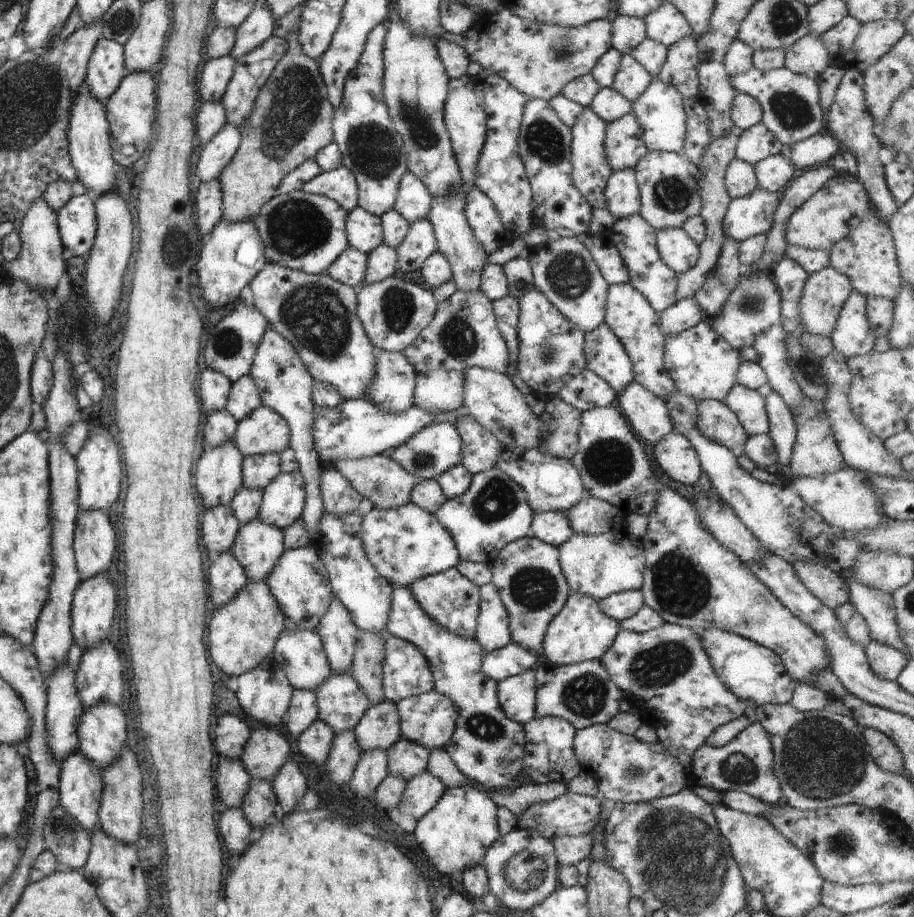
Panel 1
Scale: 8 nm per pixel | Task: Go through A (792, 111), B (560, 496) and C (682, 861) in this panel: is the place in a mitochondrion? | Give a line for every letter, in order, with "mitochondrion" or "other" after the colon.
A: mitochondrion
B: other
C: mitochondrion

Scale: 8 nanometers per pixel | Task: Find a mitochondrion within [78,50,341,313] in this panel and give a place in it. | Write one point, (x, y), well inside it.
(295, 107)

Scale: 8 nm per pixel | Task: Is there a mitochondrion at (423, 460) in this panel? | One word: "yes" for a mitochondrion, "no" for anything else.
yes

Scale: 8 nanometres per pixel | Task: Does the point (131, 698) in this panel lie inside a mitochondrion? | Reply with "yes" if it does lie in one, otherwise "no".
no

